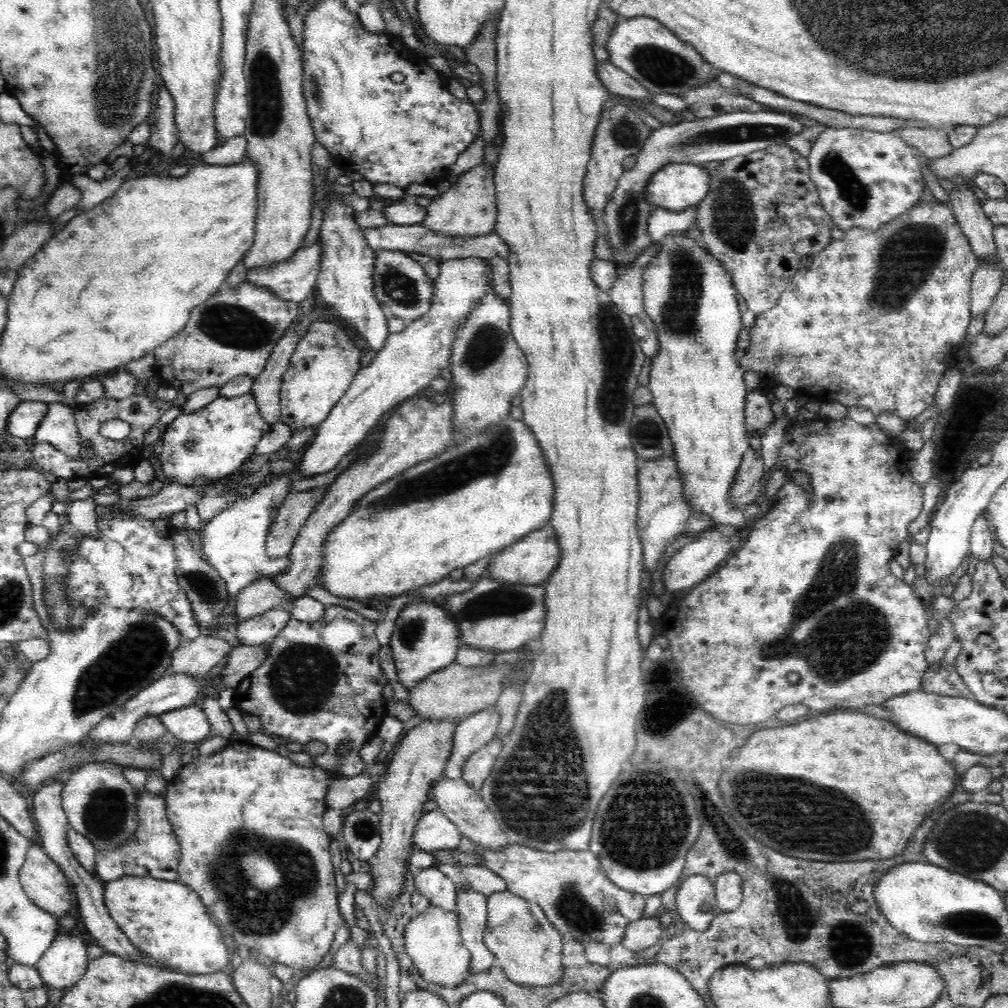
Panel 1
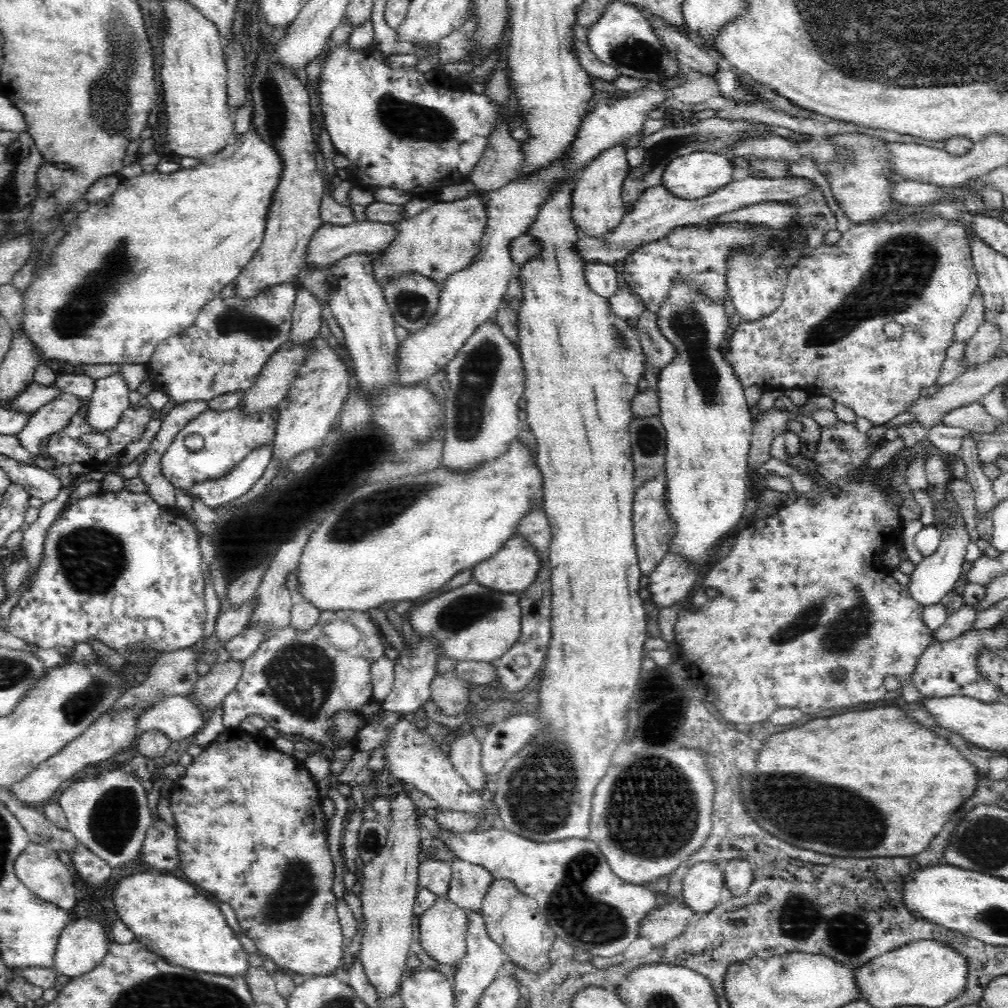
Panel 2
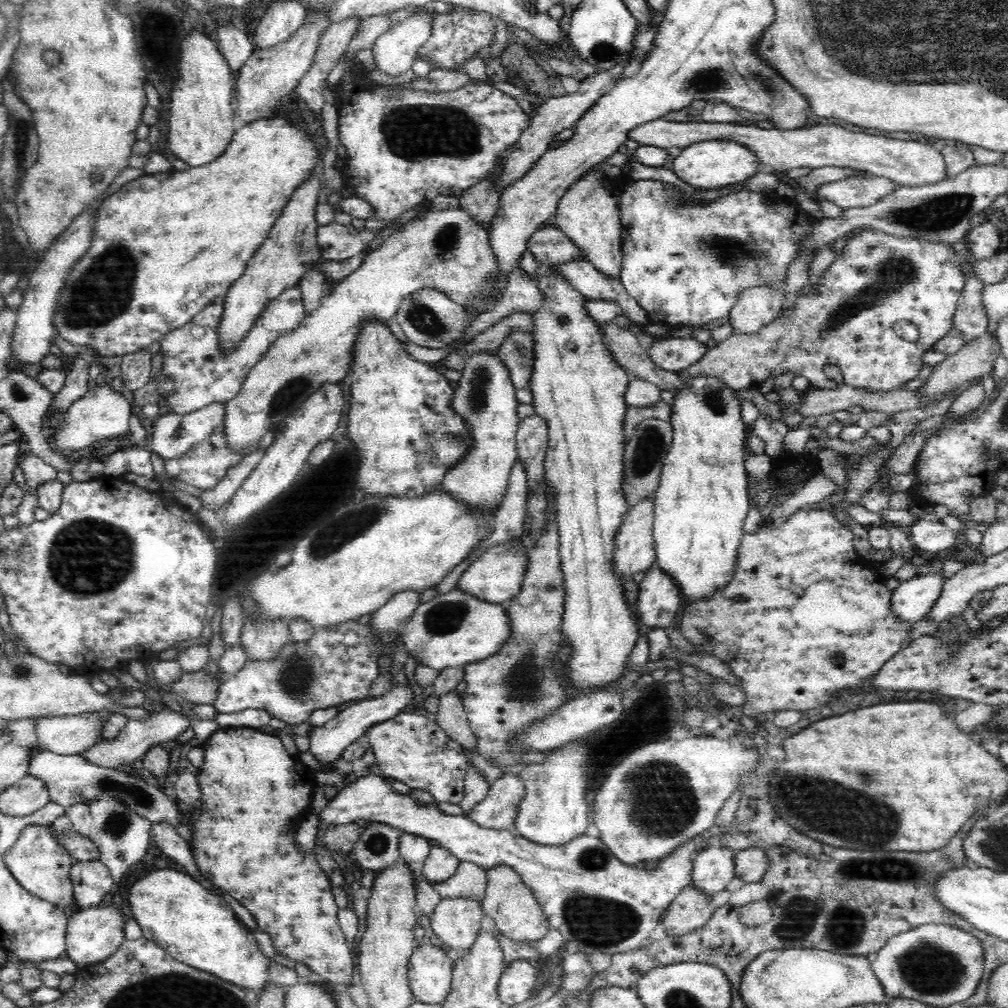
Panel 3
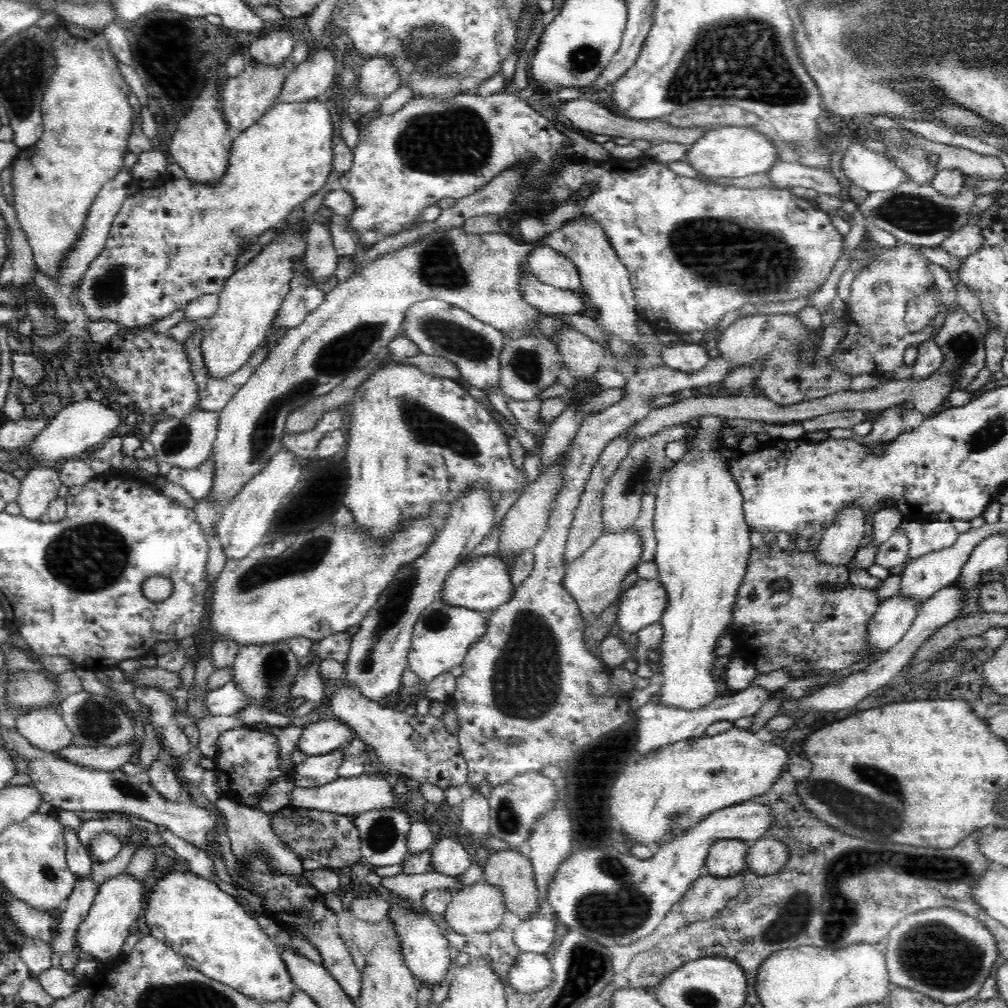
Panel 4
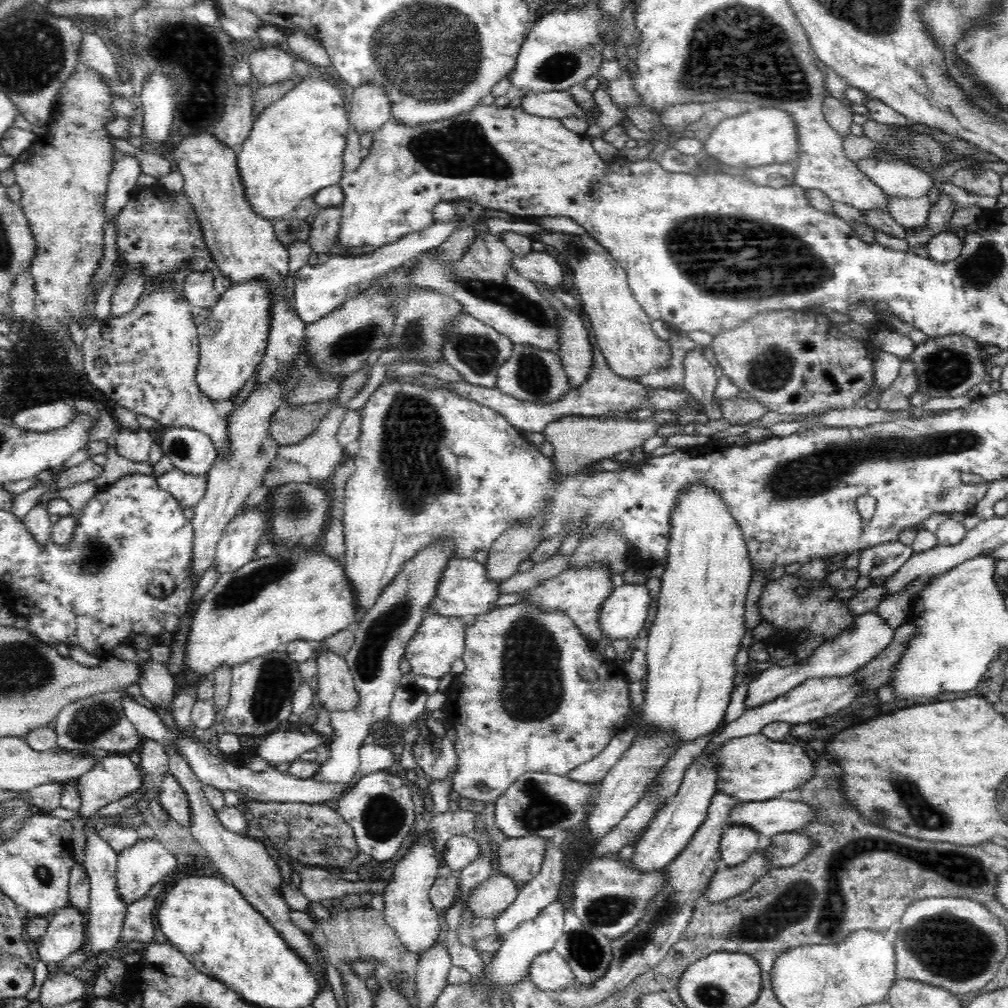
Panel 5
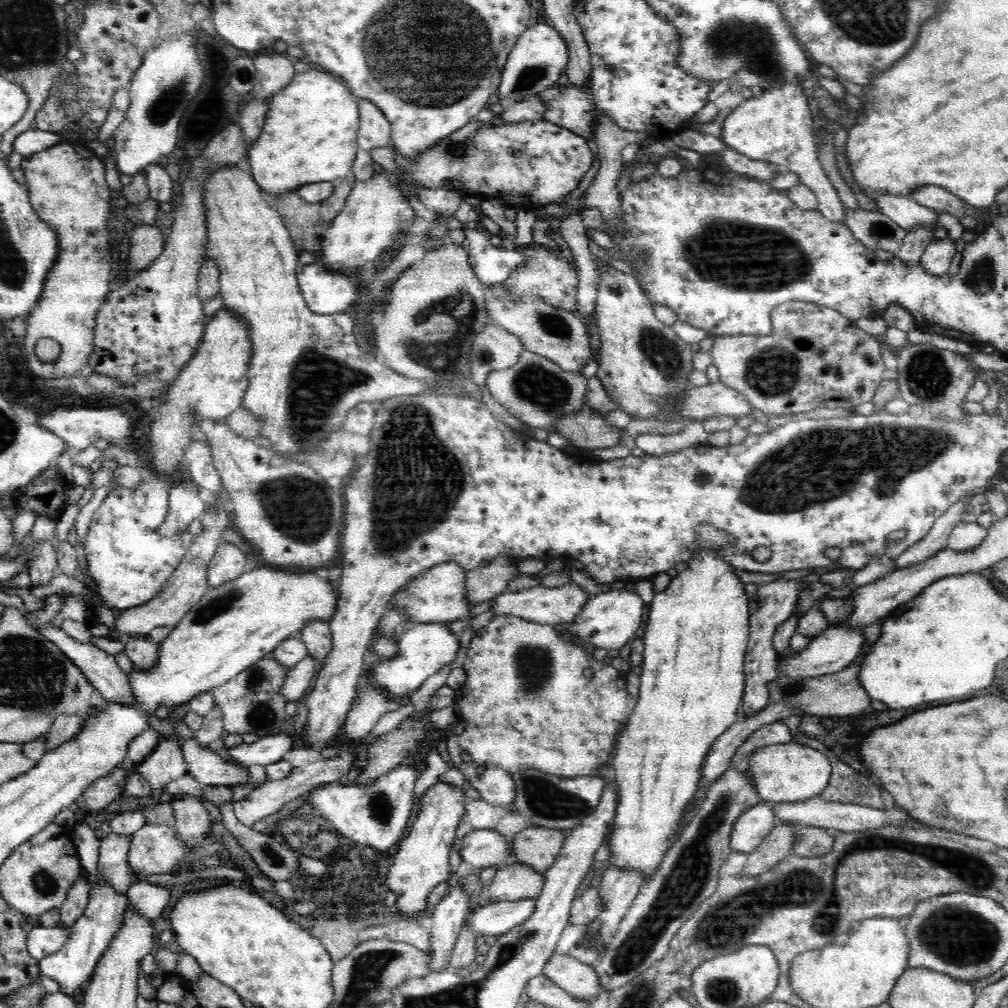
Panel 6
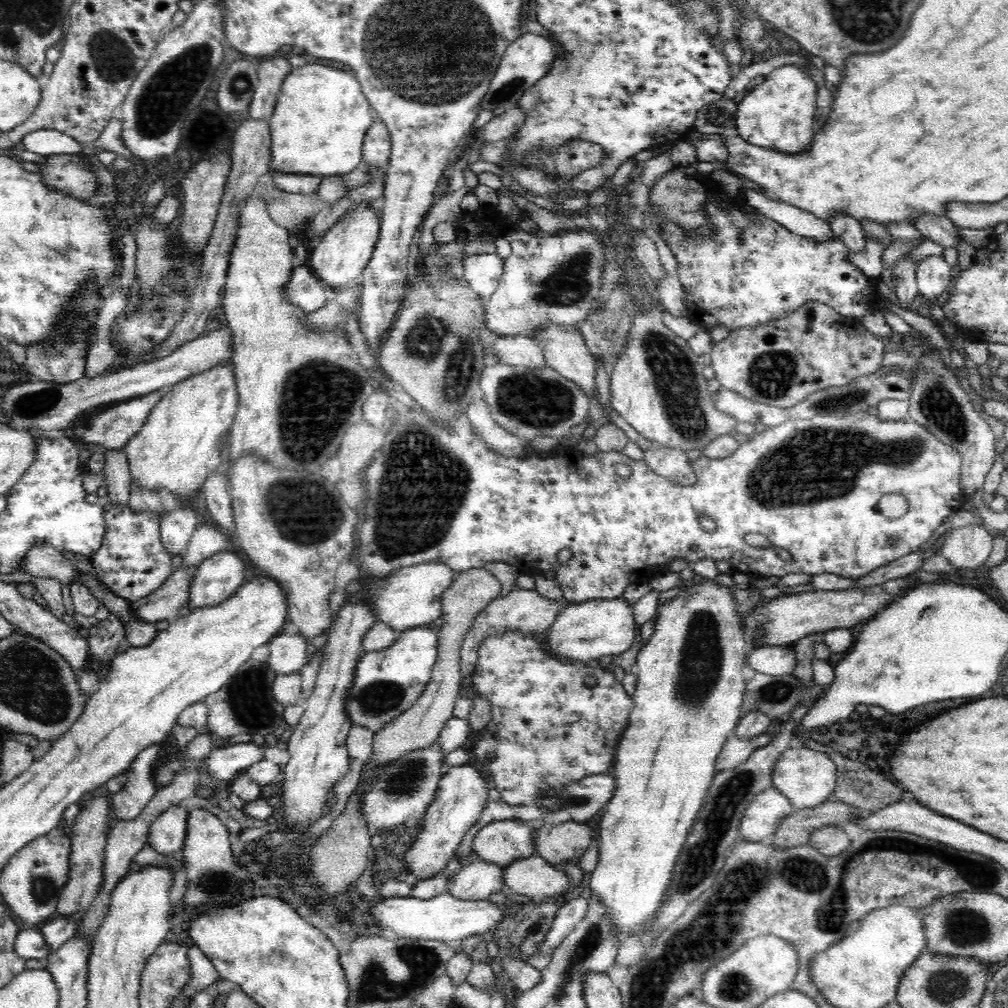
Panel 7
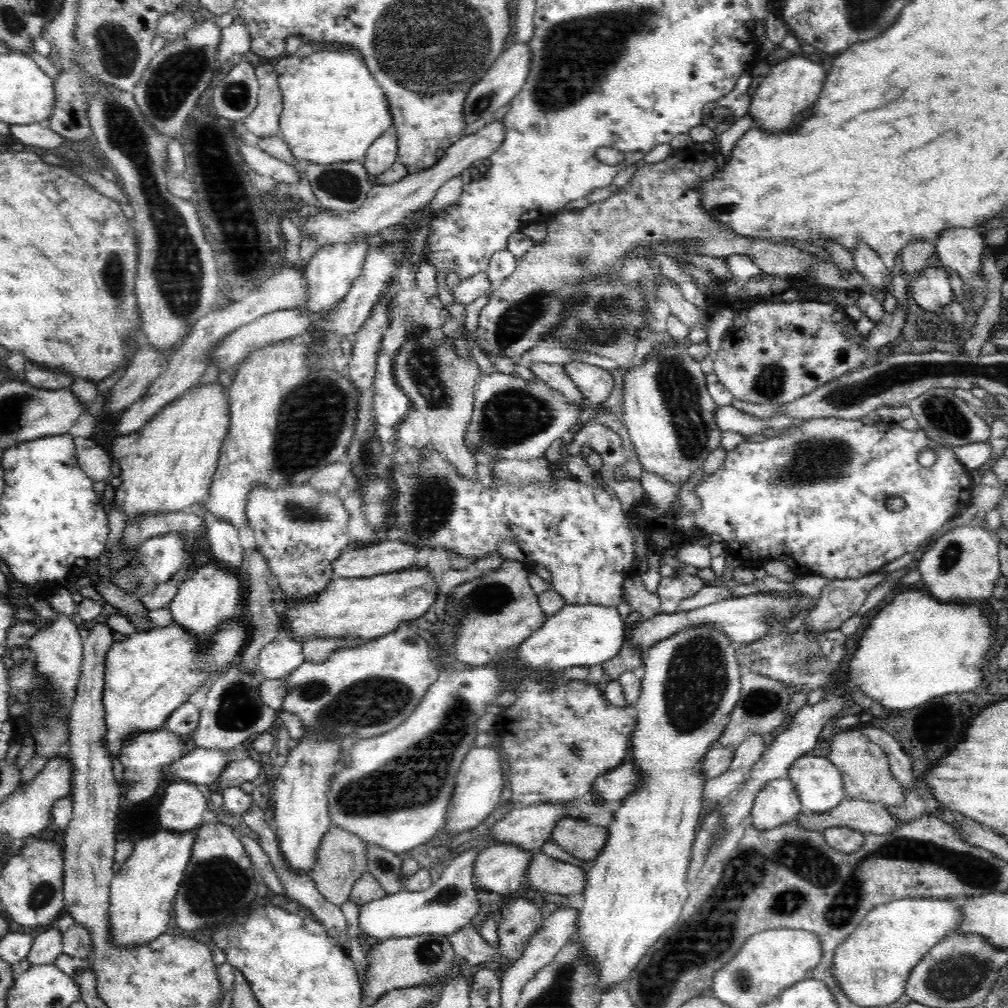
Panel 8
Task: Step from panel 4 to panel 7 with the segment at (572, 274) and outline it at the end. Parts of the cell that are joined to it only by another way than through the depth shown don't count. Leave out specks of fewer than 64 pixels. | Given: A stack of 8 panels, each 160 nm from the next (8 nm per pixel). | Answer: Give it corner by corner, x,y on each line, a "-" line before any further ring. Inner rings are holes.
474,254
463,262
464,279
479,296
490,298
500,283
504,259
495,254

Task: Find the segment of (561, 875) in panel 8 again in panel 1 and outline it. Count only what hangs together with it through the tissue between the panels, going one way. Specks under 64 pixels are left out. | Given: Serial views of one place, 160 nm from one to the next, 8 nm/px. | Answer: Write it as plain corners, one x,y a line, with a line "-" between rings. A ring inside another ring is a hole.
430,905
405,927
405,950
424,979
442,986
456,986
470,978
471,952
464,946
456,911

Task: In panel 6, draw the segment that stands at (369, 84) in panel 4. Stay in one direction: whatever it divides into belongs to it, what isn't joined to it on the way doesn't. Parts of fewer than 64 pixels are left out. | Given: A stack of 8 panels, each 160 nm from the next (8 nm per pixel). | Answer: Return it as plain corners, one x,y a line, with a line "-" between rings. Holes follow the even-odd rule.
359,98
360,124
357,125
357,143
359,148
370,152
372,148
384,148
391,140
391,122
371,101

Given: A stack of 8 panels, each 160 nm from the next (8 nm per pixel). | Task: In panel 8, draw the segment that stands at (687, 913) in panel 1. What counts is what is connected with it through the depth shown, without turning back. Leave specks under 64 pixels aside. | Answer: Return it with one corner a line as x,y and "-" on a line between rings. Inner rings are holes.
786,777
771,780
757,793
749,815
753,830
768,831
794,821
801,812
800,798

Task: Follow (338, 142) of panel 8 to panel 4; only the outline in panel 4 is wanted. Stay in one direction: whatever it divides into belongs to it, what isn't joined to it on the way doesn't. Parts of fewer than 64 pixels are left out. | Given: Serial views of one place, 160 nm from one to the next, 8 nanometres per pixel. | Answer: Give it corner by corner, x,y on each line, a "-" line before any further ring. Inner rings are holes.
328,96
304,102
274,103
272,106
269,106
266,109
264,116
261,116
252,126
250,126
250,128
244,129
244,132
241,132
233,140
233,145
231,151
229,152
228,166
225,168
223,175
219,179
214,180
213,183
212,181
190,180
186,176
184,178
173,178
169,177
167,174
156,176
154,179
140,179
134,177
129,184
128,196
124,198
124,204
120,206
120,209
117,210
116,216
113,218
112,228
109,229
108,234
109,240
105,242
105,248
101,250
100,256
98,256
96,260
89,265
89,270
85,273
85,276
82,277
82,282
78,284
76,293
78,293
79,302
83,305
87,316
89,316
93,323
106,321
106,323
115,324
115,326
119,328
118,331
121,332
121,334
124,334
124,332
136,332
136,330
146,330
146,328
151,328
154,323
164,320
166,316
170,316
171,314
177,312
185,312
191,300
196,299
197,296
202,296
202,294
214,294
214,292
218,292
218,286
220,286
220,284
226,284
226,278
230,279
234,275
234,264
236,264
236,258
238,258
238,254
240,254
240,244
244,244
244,240
250,240
250,238
254,238
254,236
260,236
269,228
274,229
283,222
286,222
290,218
290,215
294,213
294,210
297,209
298,205
303,204
305,200
312,198
312,195
315,192
318,192
318,190
322,190
322,188
324,188
324,184
328,182
328,176
330,176
330,172
333,170
334,148
332,147
332,138
334,138
334,126
332,126
332,116
330,115
330,110
328,109

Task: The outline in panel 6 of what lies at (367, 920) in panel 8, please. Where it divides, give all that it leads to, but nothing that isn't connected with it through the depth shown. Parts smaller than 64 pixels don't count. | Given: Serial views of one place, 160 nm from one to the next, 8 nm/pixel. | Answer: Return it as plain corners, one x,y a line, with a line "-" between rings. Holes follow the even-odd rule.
523,897
515,901
491,901
475,908
468,918
471,928
479,938
487,934
504,934
522,924
535,911
535,897

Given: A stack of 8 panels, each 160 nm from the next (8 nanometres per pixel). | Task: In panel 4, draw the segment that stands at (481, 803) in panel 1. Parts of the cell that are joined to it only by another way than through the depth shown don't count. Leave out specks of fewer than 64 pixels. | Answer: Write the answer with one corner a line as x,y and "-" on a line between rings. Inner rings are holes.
344,683
331,688
326,701
333,716
350,725
356,736
376,753
381,769
386,766
421,784
436,785
444,791
450,787
460,788
468,782
467,761
459,741
456,736
448,734
442,719
429,713
410,716
404,709
383,707

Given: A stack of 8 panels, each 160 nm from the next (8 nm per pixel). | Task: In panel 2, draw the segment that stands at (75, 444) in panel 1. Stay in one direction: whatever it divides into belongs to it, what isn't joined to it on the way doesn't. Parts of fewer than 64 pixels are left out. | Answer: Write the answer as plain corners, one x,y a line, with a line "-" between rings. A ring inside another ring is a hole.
62,393
32,415
27,425
15,435
20,444
34,456
41,452
40,442
68,426
70,419
82,408
82,399

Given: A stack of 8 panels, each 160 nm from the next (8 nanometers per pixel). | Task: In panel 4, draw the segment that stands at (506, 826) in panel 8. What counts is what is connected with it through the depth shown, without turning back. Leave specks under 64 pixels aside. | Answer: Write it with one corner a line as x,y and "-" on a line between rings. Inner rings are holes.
443,838
432,846
432,867
434,872
458,878
467,872
472,863
466,848
454,838

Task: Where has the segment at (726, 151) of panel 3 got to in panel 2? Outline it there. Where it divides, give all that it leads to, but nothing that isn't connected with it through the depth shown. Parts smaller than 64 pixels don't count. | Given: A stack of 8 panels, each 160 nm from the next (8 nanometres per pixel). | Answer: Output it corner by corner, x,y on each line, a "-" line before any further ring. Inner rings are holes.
694,151
671,160
670,164
665,167
661,182
678,199
699,199
712,194
716,189
730,184
733,181
732,172
735,170
737,168
730,161
728,153

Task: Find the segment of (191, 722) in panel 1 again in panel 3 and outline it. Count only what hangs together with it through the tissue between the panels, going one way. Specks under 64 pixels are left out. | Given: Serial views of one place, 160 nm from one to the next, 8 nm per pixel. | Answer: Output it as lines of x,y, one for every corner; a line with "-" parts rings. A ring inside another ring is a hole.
160,712
160,714
154,714
148,722
129,719
125,728
118,732
118,736
114,740
110,740
110,742
99,740
94,743
92,748
88,748
79,756
97,766
118,769
123,765
130,765
139,759
142,760
148,753
148,750
153,748
154,745
174,741
174,738
178,738
178,734
182,734
186,728
190,728
190,722
188,722
187,716
178,714
178,712

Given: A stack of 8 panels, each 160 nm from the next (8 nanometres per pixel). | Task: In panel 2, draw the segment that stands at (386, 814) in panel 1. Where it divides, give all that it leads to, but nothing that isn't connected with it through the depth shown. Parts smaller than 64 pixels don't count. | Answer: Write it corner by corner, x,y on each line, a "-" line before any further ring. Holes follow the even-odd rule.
396,796
392,800
392,830
385,837
384,848
377,853
369,864
361,868
359,880
362,882
362,891
359,895
364,915
364,923
360,933
360,950
357,953
364,972
374,985
377,994
388,1003
394,1002
394,996
399,997
402,974
408,962
408,950
412,944
412,928
414,928
414,902
419,889
418,874
422,860
420,854
420,826
416,822
416,804
406,796

